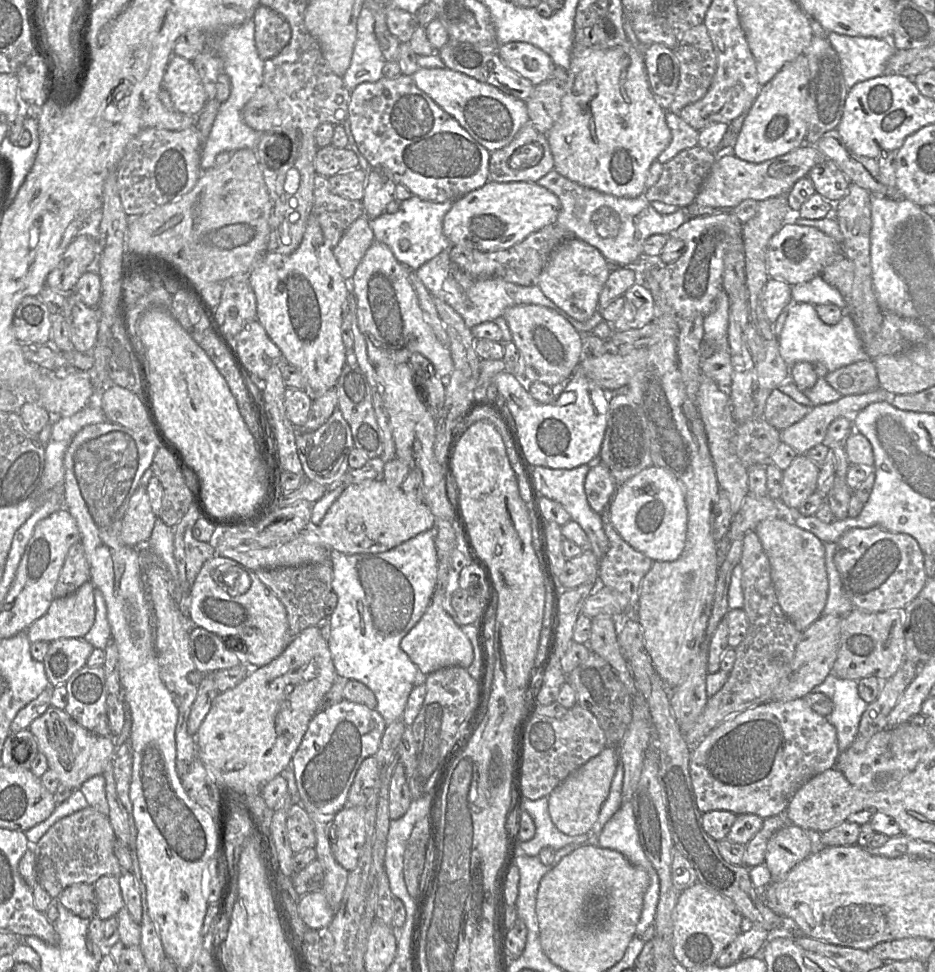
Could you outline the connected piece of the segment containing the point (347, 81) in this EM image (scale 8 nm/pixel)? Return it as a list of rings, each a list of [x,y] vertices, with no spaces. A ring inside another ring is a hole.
[[[363,7],[357,20],[357,37],[350,65],[343,82],[351,93],[359,84],[374,83],[383,77],[385,58],[374,30],[375,20],[369,9]]]

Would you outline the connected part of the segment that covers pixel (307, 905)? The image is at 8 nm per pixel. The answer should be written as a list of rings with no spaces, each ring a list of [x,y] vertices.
[[[323,892],[301,896],[298,911],[306,926],[317,931],[325,931],[335,914]]]

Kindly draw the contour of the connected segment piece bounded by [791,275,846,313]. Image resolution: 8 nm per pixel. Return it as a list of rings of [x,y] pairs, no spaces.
[[[817,275],[807,282],[791,285],[791,296],[793,303],[834,304],[843,309],[845,313],[844,298],[836,288],[822,278],[822,275]]]

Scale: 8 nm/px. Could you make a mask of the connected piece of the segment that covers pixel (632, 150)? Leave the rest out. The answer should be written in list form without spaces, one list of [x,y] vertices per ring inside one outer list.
[[[628,40],[622,45],[603,50],[584,47],[573,47],[571,63],[567,73],[565,94],[561,100],[561,113],[552,128],[546,134],[548,143],[554,159],[554,168],[560,175],[578,183],[584,187],[595,189],[599,192],[616,197],[636,198],[646,190],[645,182],[649,168],[660,153],[667,148],[671,142],[671,130],[666,122],[666,110],[662,107],[659,99],[653,94],[645,66],[644,54],[640,52]]]

